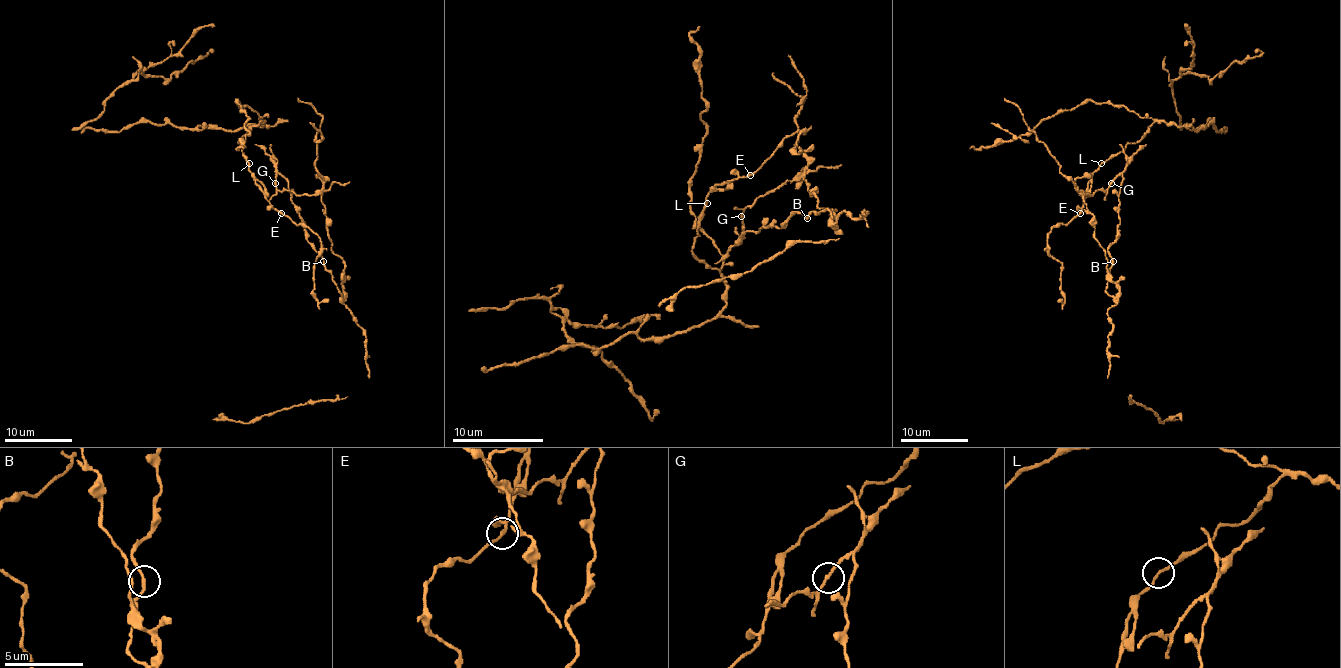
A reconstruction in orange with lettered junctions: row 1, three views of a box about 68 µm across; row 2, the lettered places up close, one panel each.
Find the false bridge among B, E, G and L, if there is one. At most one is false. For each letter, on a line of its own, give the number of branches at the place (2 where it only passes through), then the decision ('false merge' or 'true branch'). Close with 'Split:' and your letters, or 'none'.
B: branches 2; true branch
E: branches 2; true branch
G: branches 2; true branch
L: branches 2; true branch
Split: none

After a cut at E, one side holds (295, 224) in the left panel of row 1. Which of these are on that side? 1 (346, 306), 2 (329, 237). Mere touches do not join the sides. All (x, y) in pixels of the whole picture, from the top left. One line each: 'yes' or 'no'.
1: no
2: no

